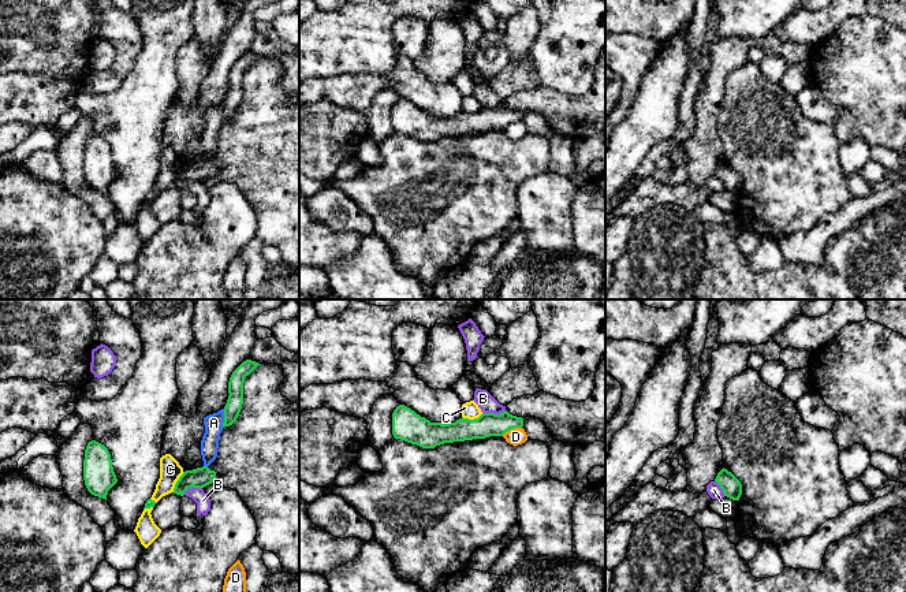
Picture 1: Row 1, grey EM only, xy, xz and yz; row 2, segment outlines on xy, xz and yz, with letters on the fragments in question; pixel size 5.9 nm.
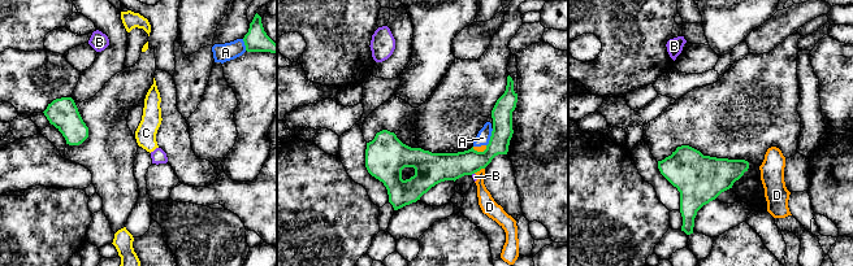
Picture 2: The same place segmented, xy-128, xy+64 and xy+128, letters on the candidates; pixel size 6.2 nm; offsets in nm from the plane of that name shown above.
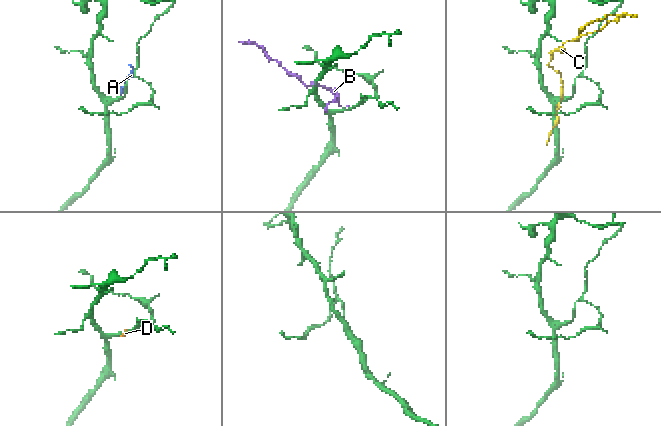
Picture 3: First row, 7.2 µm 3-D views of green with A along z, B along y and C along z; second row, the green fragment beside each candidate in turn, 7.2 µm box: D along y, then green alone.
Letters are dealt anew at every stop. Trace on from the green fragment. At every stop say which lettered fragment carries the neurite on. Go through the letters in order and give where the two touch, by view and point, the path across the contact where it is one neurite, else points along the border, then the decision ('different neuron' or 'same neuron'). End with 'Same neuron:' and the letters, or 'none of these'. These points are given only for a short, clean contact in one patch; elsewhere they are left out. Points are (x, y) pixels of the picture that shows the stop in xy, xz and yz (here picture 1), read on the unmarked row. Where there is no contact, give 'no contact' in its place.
A: xy (224, 112) | different neuron
B: xz (493, 107) | along xz (506, 104), (483, 107) | different neuron
C: xz (472, 114) | along xz (483, 107), (473, 112), (462, 111) | different neuron
D: xz (511, 122) | along xz (521, 120), (514, 120), (502, 129) | different neuron
Same neuron: none of these

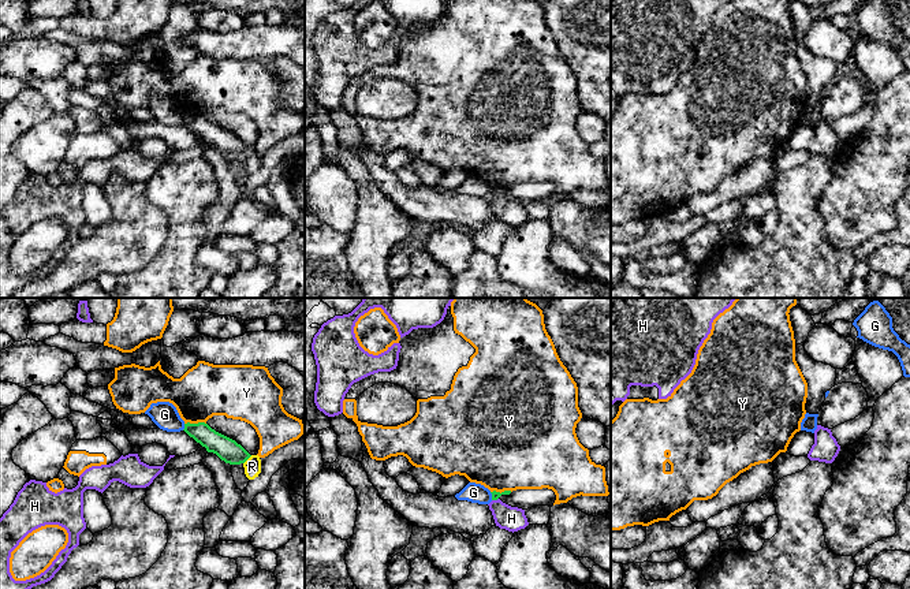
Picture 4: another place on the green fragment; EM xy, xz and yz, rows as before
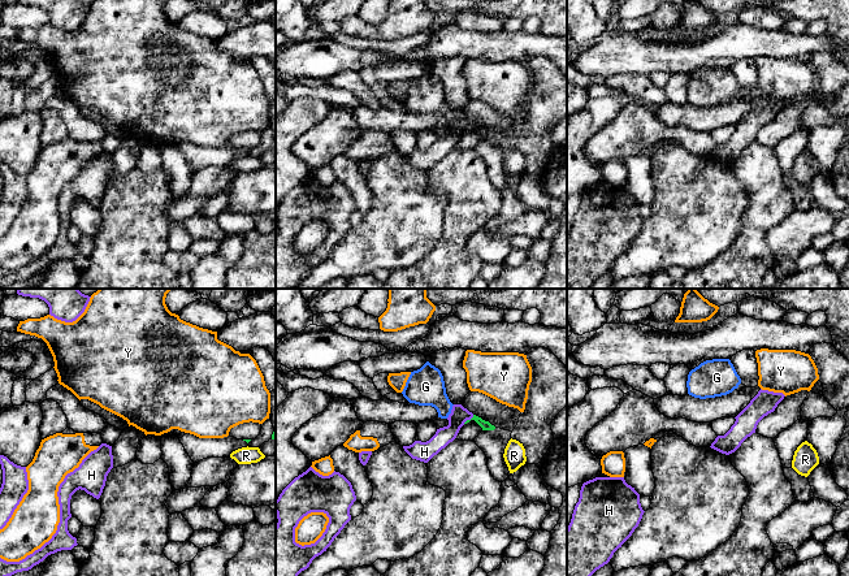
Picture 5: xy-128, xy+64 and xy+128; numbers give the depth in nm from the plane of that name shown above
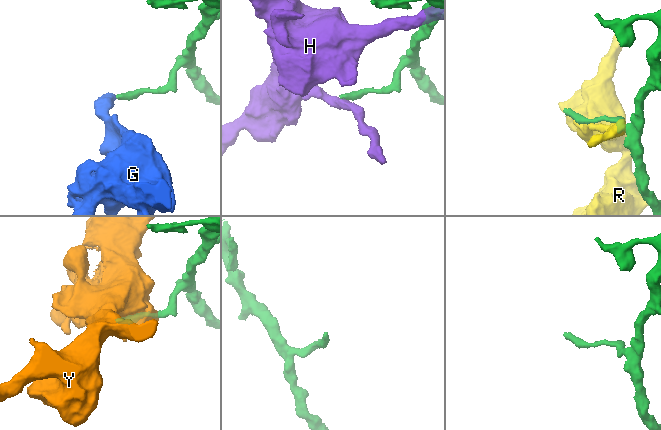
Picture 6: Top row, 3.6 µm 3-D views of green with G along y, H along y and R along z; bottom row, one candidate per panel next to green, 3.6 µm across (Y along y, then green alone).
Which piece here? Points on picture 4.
G: xy (185, 120) | along xy (185, 118), (182, 123) | different neuron
H: xz (495, 193) | different neuron
R: xy (247, 152) | different neuron
Y: xy (194, 118) | different neuron
Same neuron: none of these

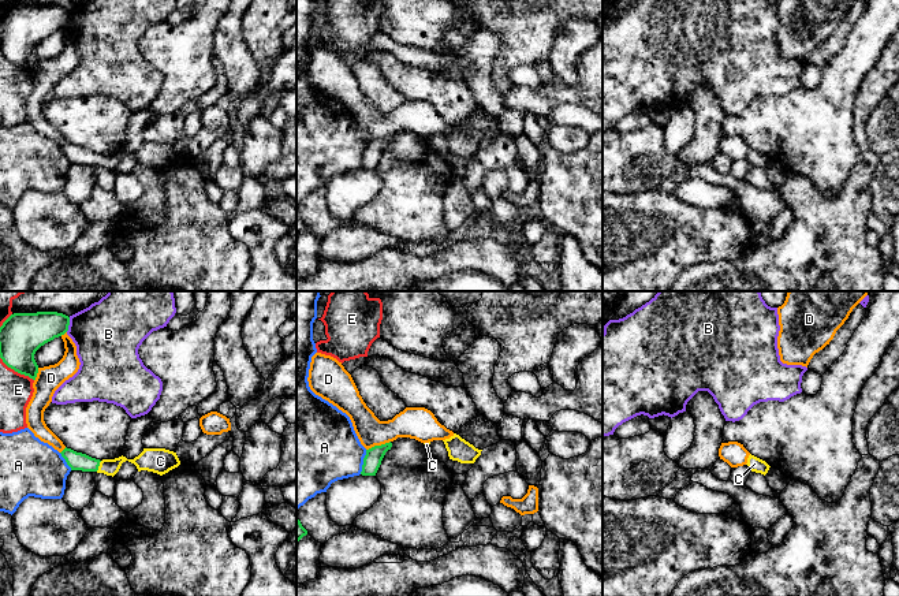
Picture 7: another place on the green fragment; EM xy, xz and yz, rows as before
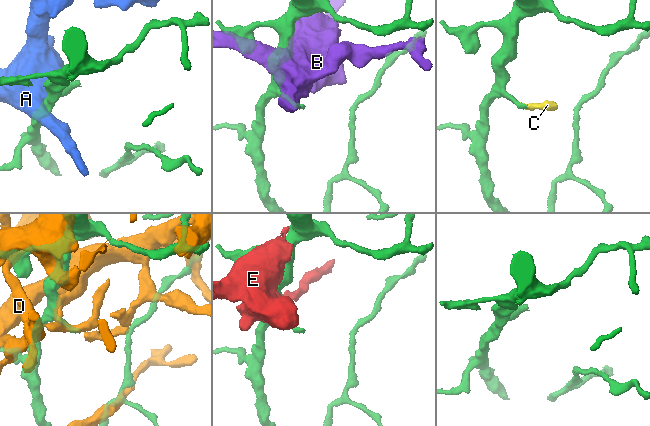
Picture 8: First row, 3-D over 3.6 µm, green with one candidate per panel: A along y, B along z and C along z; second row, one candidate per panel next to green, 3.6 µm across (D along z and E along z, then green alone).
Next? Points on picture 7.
A: xz (364, 156) | different neuron
B: xy (68, 18) | different neuron
C: xy (99, 159) | across xy (77, 155), (99, 159), (108, 160) | same neuron
D: xz (377, 140) | different neuron
E: xy (17, 64) | different neuron
Same neuron: C

